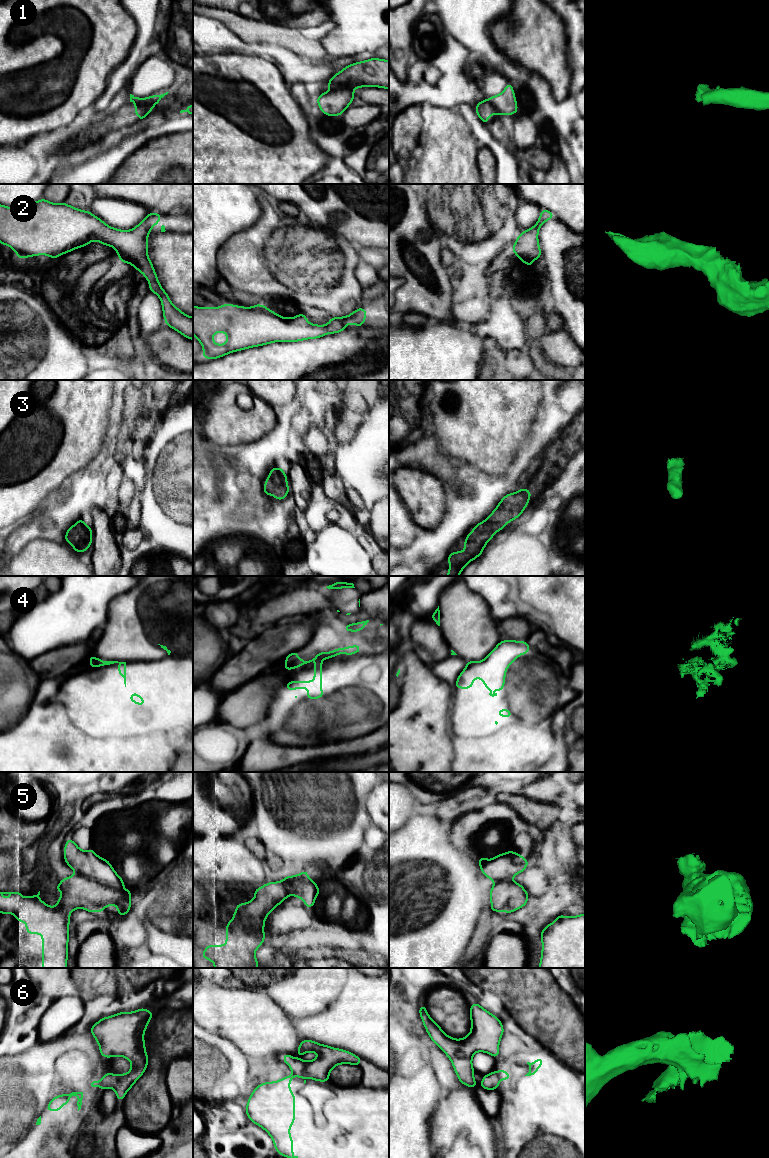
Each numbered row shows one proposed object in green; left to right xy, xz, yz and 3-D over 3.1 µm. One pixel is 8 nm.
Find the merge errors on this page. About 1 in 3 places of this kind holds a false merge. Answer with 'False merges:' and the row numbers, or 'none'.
False merges: 1, 4, 5, 6

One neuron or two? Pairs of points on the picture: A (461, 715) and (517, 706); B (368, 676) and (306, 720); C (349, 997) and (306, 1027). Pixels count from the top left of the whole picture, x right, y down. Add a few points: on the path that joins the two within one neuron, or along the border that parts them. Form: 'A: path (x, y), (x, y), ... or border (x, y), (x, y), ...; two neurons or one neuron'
A: path (475, 714), (478, 711), (503, 711); one neuron
B: path (353, 692), (331, 714), (322, 714); one neuron
C: path (340, 1008), (321, 1027), (317, 1027); one neuron

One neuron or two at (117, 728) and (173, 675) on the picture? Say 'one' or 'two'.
one

